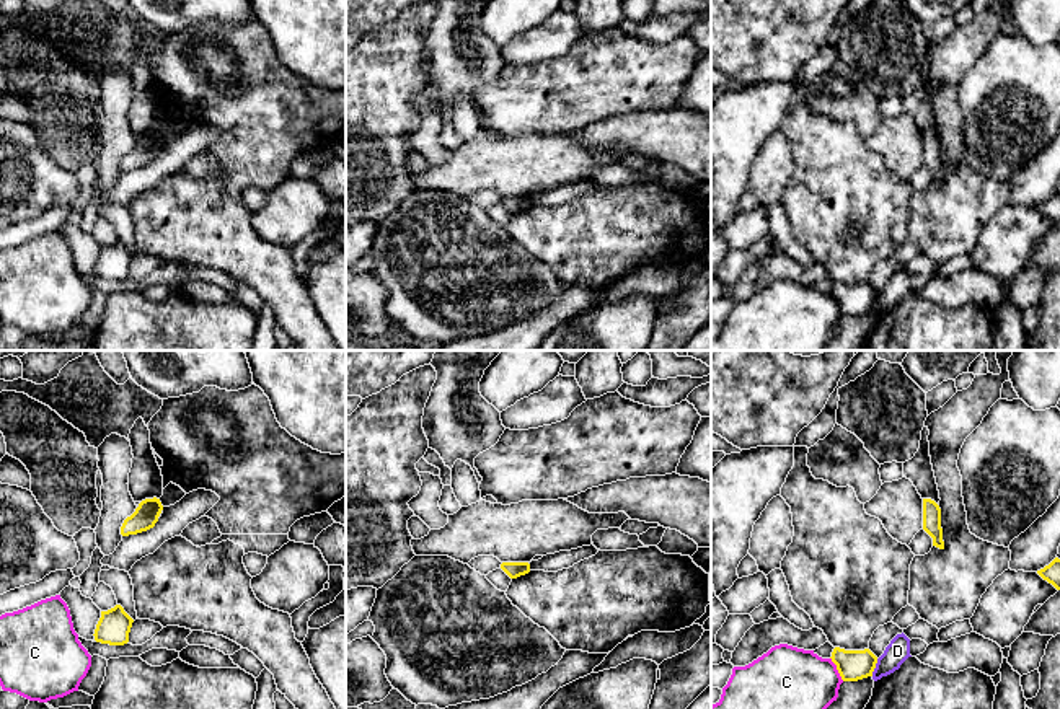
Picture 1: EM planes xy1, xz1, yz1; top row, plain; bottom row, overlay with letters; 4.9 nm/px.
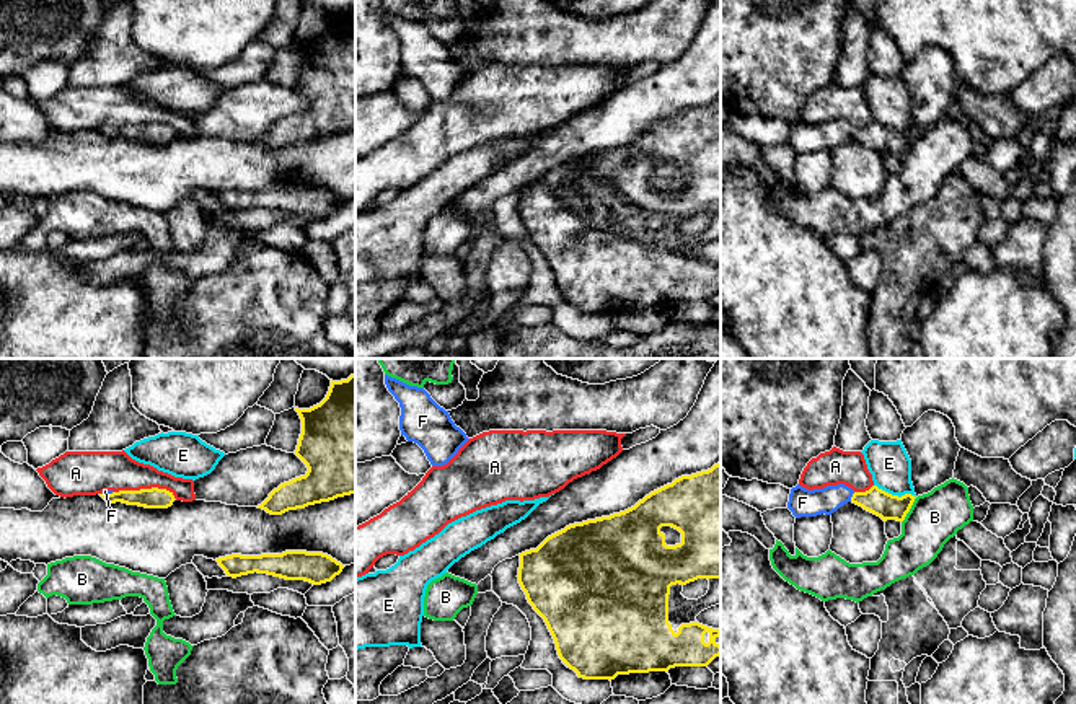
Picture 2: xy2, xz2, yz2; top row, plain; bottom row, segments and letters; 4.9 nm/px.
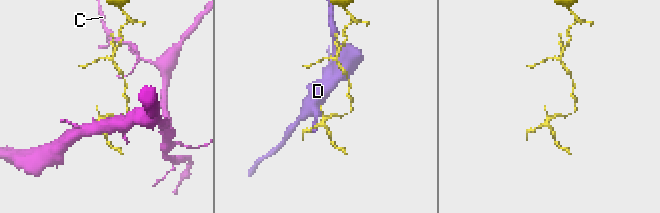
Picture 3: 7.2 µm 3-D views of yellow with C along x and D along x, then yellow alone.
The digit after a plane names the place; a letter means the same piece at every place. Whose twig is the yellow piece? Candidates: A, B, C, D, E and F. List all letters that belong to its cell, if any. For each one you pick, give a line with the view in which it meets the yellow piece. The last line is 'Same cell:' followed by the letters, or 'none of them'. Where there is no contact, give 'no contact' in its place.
F: contact in yz2
Same cell: F

